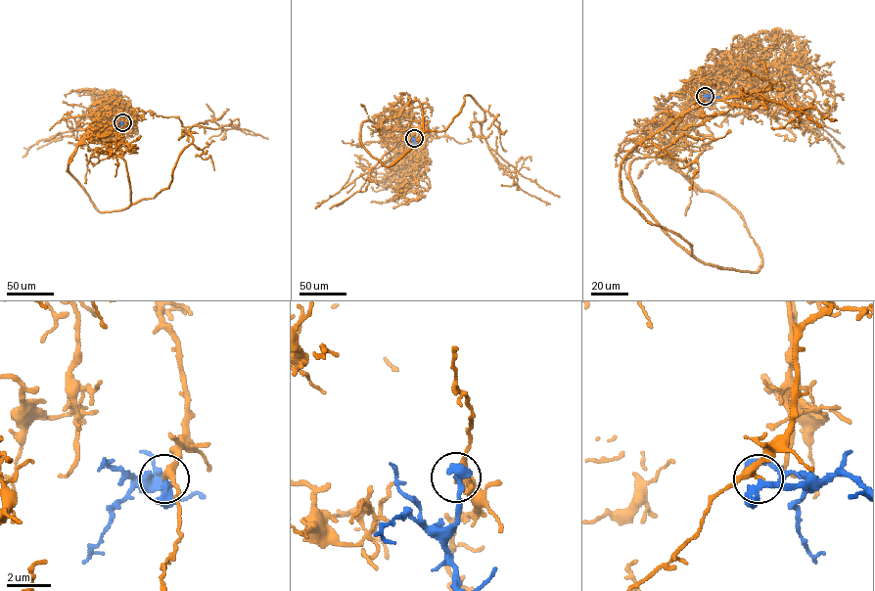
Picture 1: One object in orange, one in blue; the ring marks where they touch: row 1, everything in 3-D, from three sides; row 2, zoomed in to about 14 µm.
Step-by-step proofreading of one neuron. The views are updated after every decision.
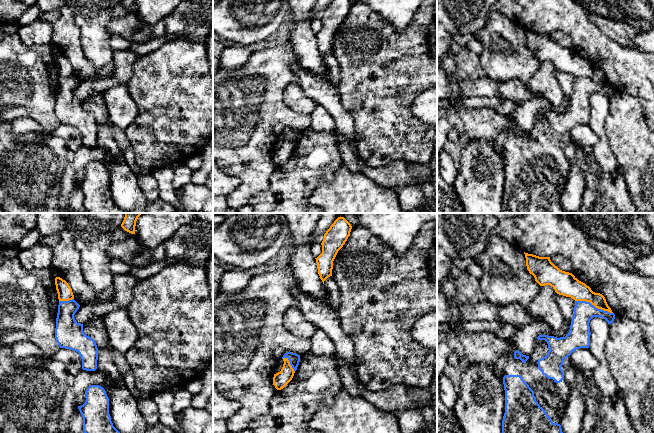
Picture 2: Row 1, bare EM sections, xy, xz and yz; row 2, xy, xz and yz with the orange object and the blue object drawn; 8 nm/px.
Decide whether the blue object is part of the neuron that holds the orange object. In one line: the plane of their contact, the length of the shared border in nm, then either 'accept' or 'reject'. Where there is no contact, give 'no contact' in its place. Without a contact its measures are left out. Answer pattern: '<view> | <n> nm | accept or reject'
yz | 320 nm | reject

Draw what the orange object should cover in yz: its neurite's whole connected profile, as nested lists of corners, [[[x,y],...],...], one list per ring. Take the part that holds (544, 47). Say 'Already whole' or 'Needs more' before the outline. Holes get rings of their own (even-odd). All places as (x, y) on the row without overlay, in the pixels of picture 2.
Already whole. [[[525,29],[526,42],[540,62],[550,61],[557,70],[571,73],[575,77],[590,78],[596,84],[613,89],[605,73],[595,69],[572,49],[560,46],[550,33],[539,33]]]

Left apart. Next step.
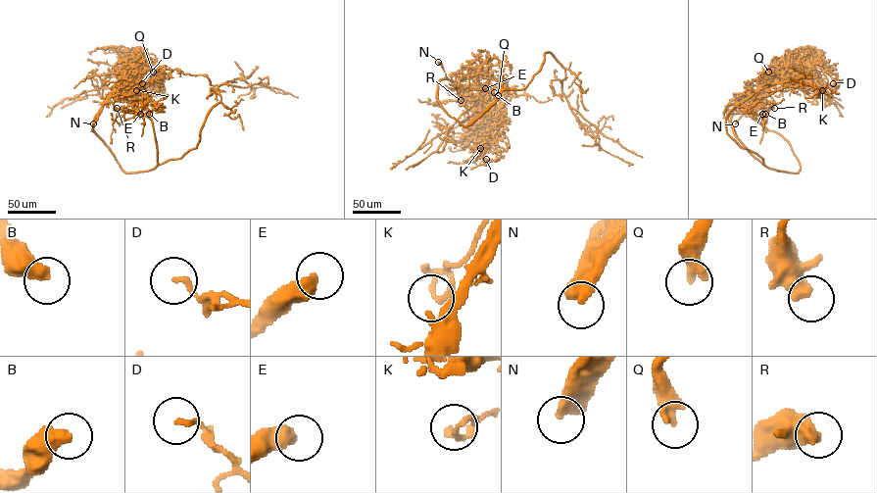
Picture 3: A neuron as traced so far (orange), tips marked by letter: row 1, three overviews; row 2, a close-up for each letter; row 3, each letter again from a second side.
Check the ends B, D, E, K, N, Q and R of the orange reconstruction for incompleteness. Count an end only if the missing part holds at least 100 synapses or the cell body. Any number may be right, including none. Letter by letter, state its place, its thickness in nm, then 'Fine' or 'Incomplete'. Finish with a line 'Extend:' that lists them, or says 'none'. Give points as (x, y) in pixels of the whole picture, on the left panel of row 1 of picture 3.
B: Place: (149, 114). Thickness 460 nm. Fine
D: Place: (142, 83). Thickness 150 nm. Fine
E: Place: (140, 114). Thickness 500 nm. Fine
K: Place: (136, 90). Thickness 160 nm. Fine
N: Place: (93, 123). Thickness 500 nm. Incomplete
Q: Place: (153, 72). Thickness 440 nm. Fine
R: Place: (117, 108). Thickness 550 nm. Fine
Extend: N

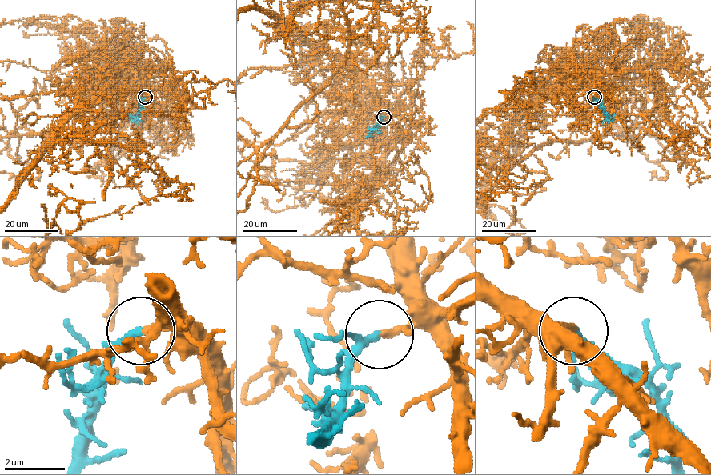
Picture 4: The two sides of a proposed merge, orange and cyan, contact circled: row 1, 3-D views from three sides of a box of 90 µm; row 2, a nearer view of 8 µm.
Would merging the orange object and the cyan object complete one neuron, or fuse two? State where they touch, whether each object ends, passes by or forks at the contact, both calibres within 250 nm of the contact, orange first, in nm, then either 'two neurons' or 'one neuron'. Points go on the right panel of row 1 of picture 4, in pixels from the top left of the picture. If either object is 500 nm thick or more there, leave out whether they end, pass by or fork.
at (594, 97); orange ends there; cyan passes by; 220 nm thick on the orange side, 180 nm on the other; one neuron

